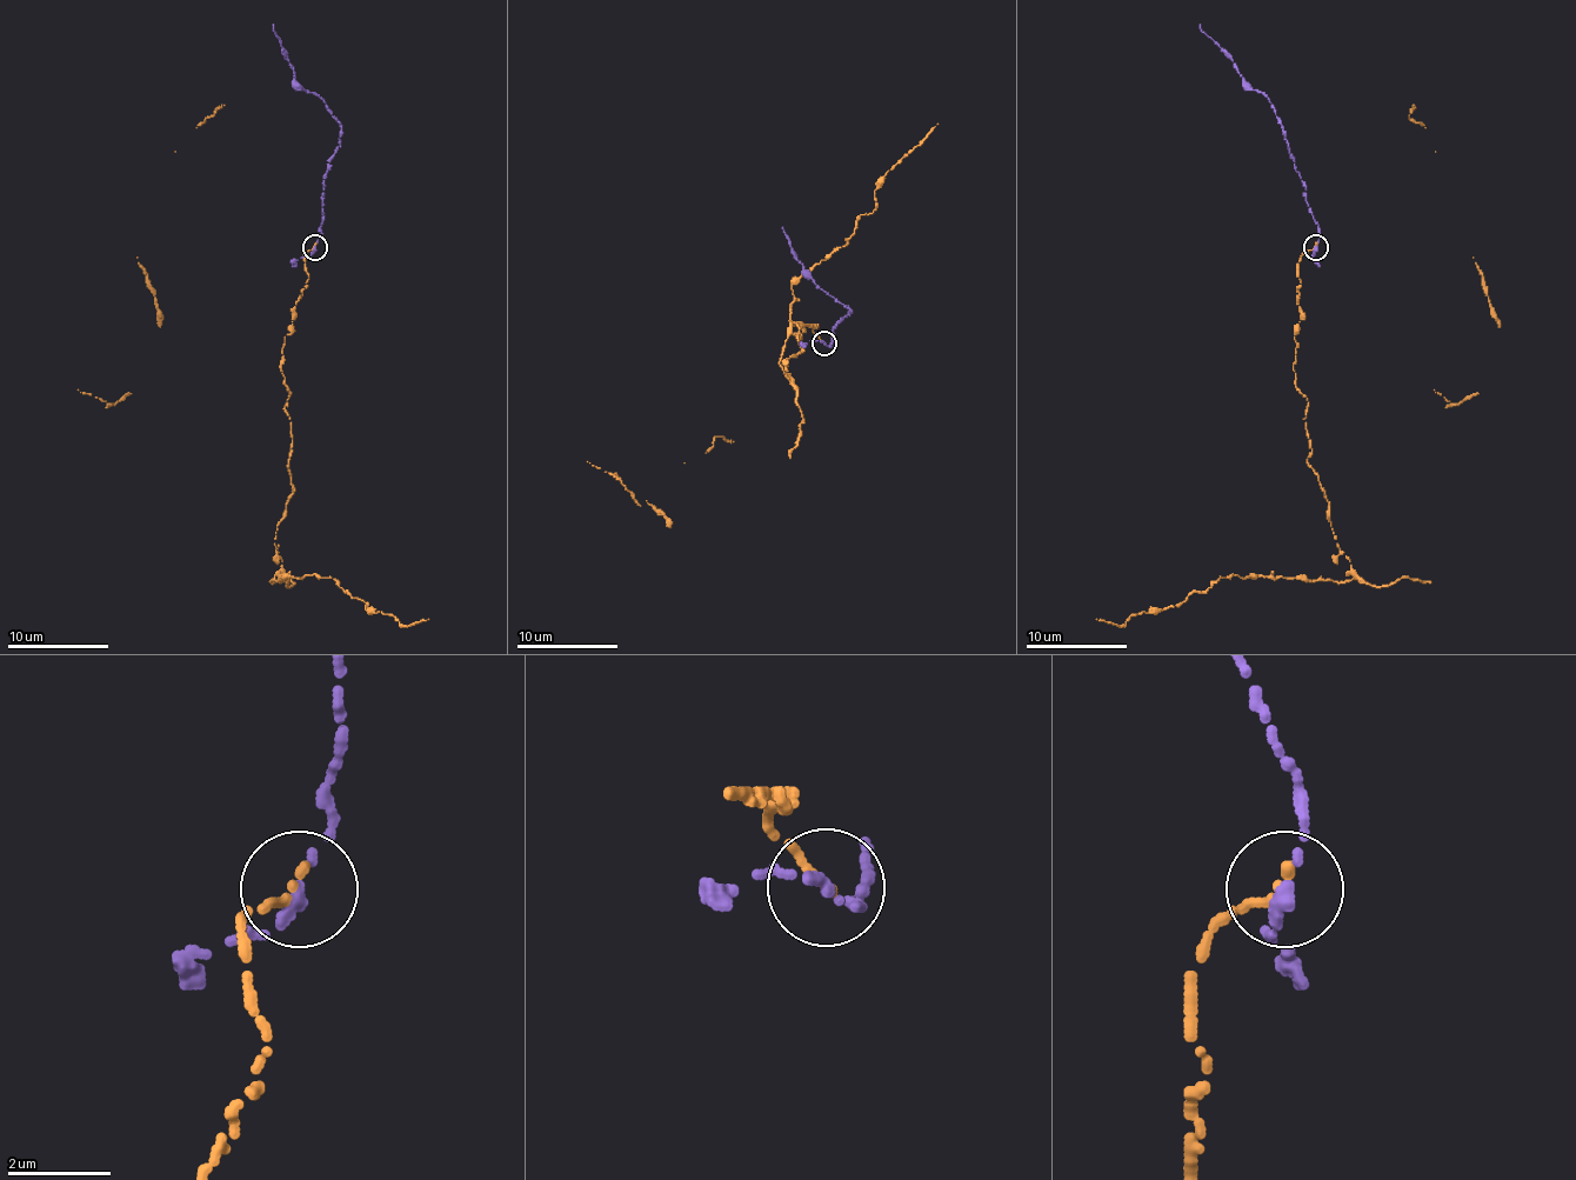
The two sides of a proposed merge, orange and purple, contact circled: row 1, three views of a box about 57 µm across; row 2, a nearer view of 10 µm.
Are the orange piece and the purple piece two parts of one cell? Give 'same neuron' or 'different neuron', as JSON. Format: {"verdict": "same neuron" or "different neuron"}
{"verdict": "same neuron"}

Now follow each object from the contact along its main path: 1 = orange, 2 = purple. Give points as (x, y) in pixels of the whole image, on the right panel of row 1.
1: (1316, 245), (1301, 255), (1294, 372), (1309, 401), (1306, 462), (1349, 580), (1217, 578), (1120, 626), (1097, 619)
2: (1316, 248), (1319, 225), (1306, 202), (1306, 185), (1283, 127), (1268, 99), (1250, 87), (1200, 24)

